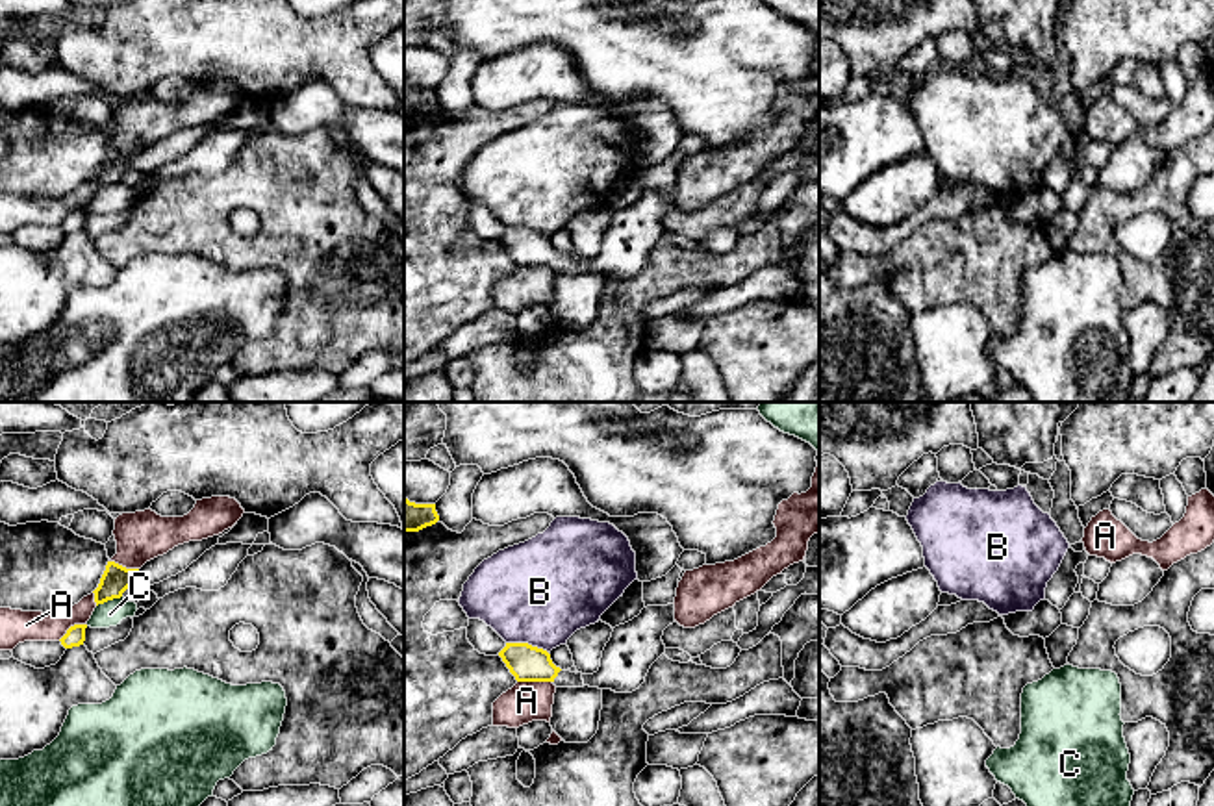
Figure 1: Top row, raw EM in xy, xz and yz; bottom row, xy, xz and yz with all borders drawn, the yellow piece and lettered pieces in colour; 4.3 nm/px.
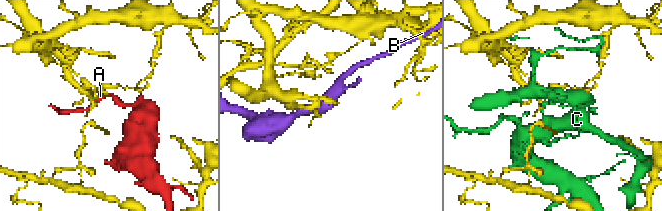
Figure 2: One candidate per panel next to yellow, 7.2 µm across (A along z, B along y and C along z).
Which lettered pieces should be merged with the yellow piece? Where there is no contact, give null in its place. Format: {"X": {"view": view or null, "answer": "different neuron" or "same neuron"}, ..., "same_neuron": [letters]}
{"A": {"view": "xz", "answer": "different neuron"}, "B": {"view": "xz", "answer": "different neuron"}, "C": {"view": "xy", "answer": "different neuron"}, "same_neuron": []}

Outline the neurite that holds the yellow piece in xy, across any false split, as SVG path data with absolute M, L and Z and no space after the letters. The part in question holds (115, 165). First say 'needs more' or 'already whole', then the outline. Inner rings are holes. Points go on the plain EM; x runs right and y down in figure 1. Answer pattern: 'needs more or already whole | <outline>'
needs more | M232 113L202 126L178 130L167 139L146 146L141 154L126 154L115 146L107 146L100 169L93 176L96 191L113 183L120 183L122 178L132 170L154 170L171 161L176 161L178 157L185 156L193 146L196 146L206 135L219 130L219 124L230 115Z

